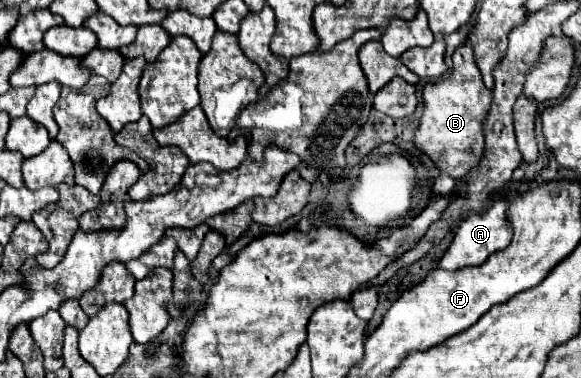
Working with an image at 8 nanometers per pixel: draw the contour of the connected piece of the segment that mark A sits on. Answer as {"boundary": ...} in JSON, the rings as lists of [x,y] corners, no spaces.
{"boundary":[[[496,199],[490,207],[484,209],[484,213],[470,213],[460,223],[452,245],[448,247],[448,251],[440,259],[438,267],[446,269],[446,271],[456,271],[456,269],[462,269],[468,265],[480,265],[488,259],[488,255],[504,249],[512,241],[512,227],[506,219],[506,211],[508,211],[508,203],[504,199]]]}

